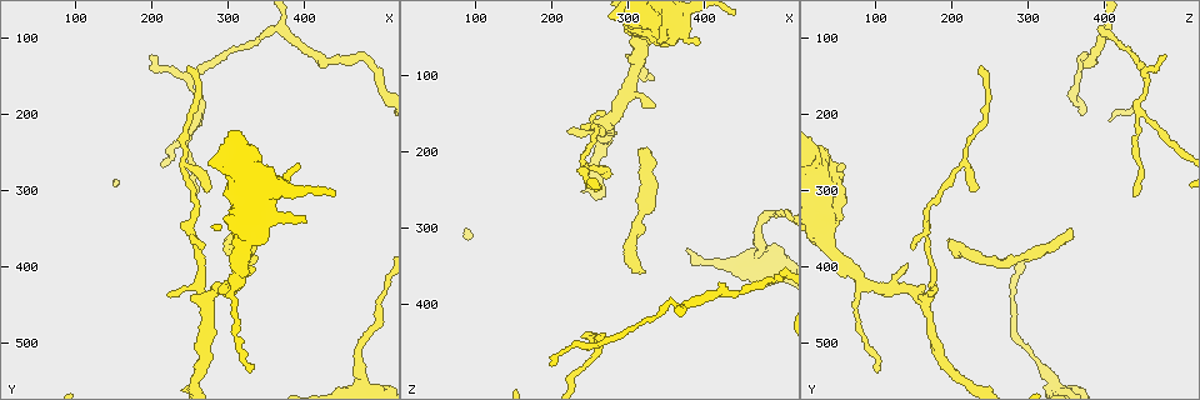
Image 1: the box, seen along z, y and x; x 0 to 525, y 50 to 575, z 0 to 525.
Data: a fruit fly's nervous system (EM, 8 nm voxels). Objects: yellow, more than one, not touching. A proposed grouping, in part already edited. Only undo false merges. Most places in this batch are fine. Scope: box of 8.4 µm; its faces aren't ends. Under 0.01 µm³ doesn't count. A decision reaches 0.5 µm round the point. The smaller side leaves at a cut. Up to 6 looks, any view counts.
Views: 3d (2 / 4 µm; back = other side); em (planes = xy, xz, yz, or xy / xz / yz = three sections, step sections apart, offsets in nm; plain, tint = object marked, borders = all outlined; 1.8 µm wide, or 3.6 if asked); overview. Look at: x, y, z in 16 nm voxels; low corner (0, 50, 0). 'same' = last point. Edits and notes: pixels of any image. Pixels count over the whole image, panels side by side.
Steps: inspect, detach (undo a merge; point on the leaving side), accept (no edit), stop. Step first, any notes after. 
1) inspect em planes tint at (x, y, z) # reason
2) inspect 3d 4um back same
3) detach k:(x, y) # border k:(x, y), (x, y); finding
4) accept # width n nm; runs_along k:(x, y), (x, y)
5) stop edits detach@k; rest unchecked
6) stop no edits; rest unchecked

inspect em planes plain at (475, 545, 325) # calibre changes

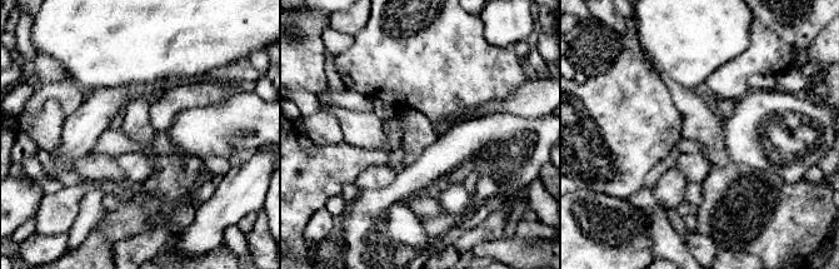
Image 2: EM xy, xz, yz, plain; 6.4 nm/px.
inspect em planes tint same # with the object marked

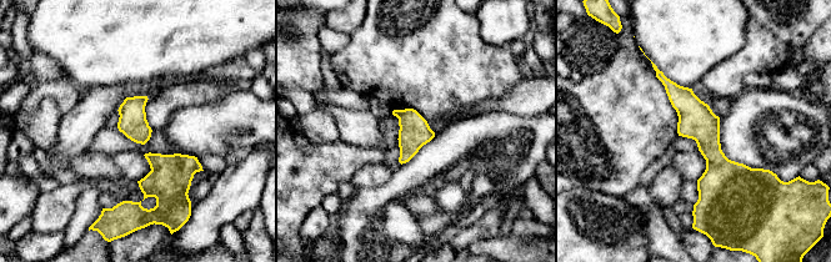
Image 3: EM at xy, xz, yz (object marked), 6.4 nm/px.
accept # runs_along 3:(659, 74), (706, 134), (702, 205); continuous, no second cell

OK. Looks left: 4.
inspect em 3.6um planes tint at (265, 195, 445) # two arms in line, one across

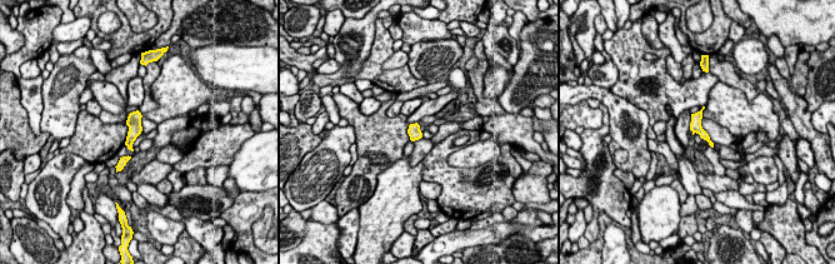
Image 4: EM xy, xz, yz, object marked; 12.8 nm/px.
accept # continuous, no second cell

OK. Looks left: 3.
inspect em 3.6um yz step 8 plain at (370, 90, 400)

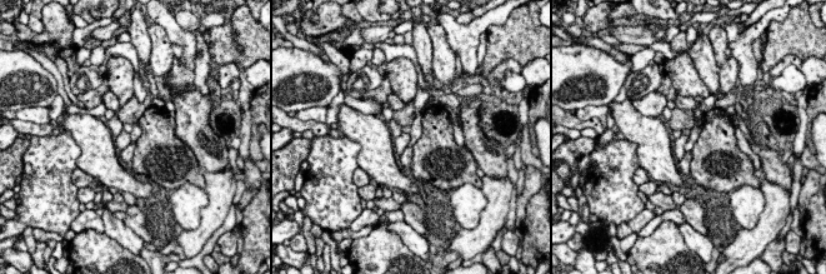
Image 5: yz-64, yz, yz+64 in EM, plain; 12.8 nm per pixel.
inspect em 3.6um yz step 8 tint same

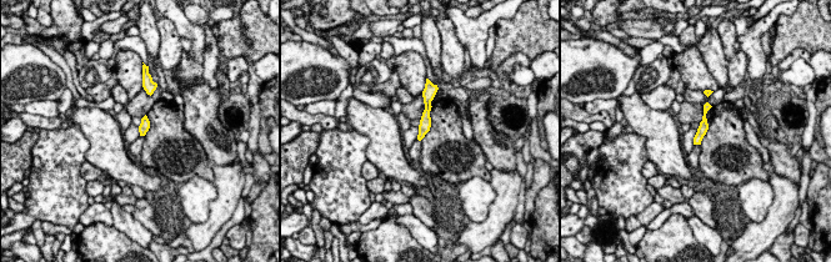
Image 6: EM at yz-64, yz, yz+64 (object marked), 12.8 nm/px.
accept # runs_along 6:(427, 95), (427, 110), (421, 134); continuous, no second cell

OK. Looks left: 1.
stop no edits; rest unchecked

